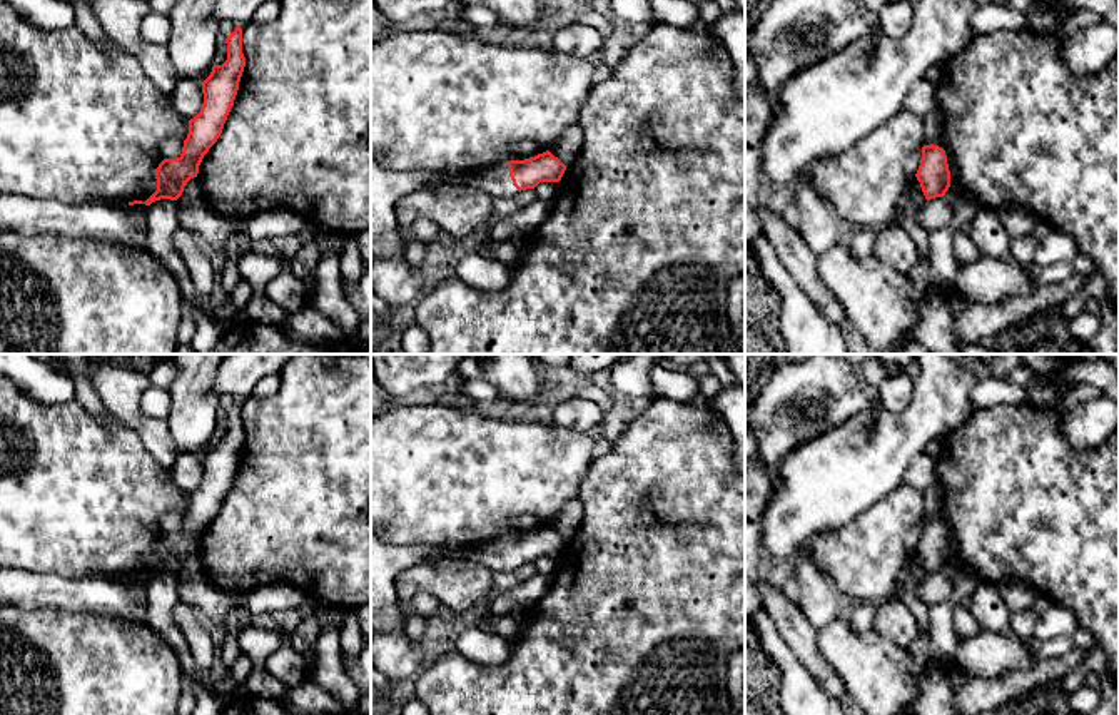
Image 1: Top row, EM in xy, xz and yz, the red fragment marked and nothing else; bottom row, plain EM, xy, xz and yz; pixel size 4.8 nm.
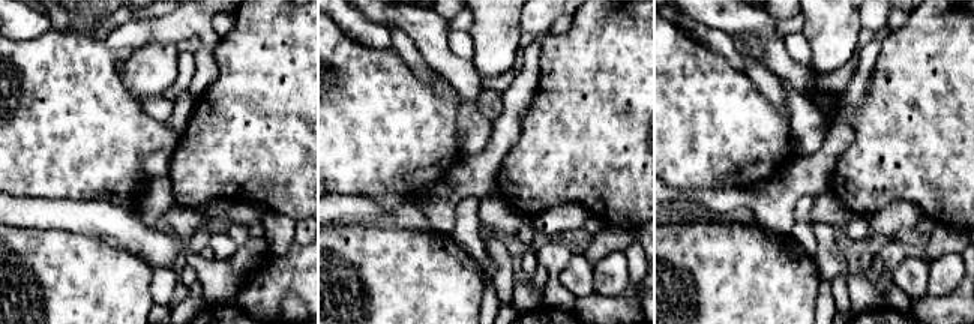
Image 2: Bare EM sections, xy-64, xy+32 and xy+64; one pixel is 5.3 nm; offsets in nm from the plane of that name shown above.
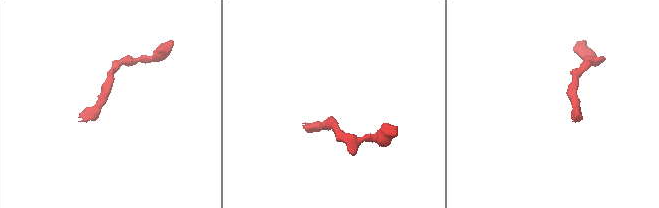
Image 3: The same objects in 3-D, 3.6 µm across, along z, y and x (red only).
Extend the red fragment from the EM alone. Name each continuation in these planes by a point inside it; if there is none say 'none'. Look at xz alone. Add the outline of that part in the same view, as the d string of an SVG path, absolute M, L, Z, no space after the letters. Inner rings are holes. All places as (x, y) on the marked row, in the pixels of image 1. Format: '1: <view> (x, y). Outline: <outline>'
1: xz (386, 187). Outline: M371 159L371 257L401 259L404 244L399 236L399 224L394 204L411 192L436 187L441 184L469 185L491 197L513 199L519 190L513 185L509 167L498 164L474 172L443 170L428 172L392 172Z

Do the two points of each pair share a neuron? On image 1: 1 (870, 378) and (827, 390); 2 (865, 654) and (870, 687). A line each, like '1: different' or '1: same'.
1: different
2: same

